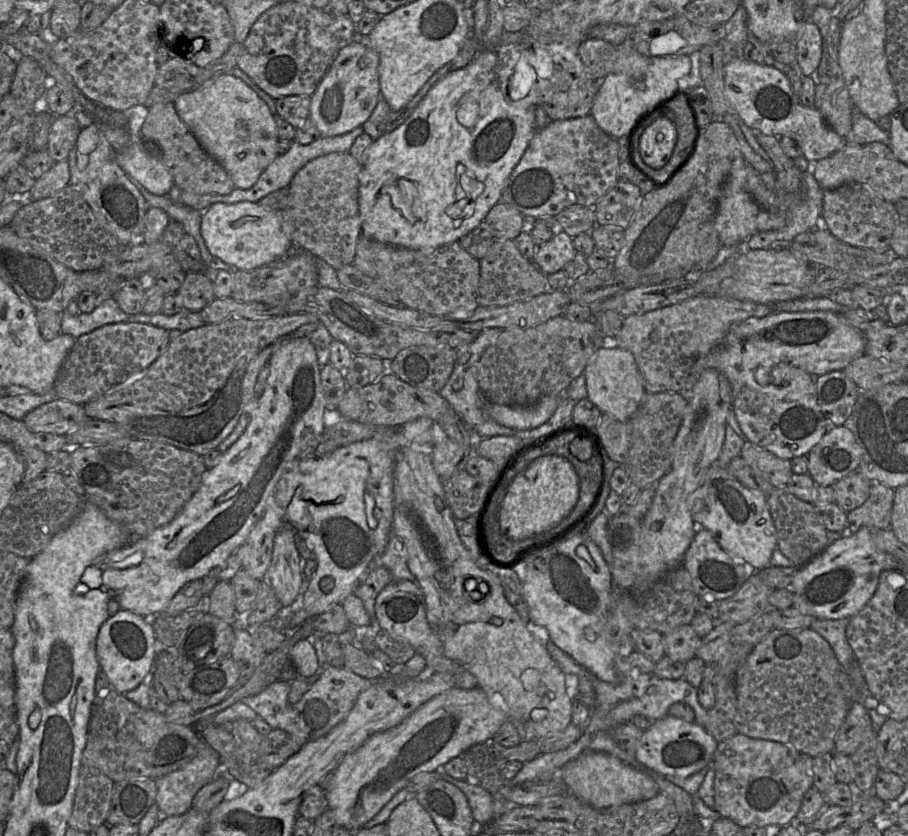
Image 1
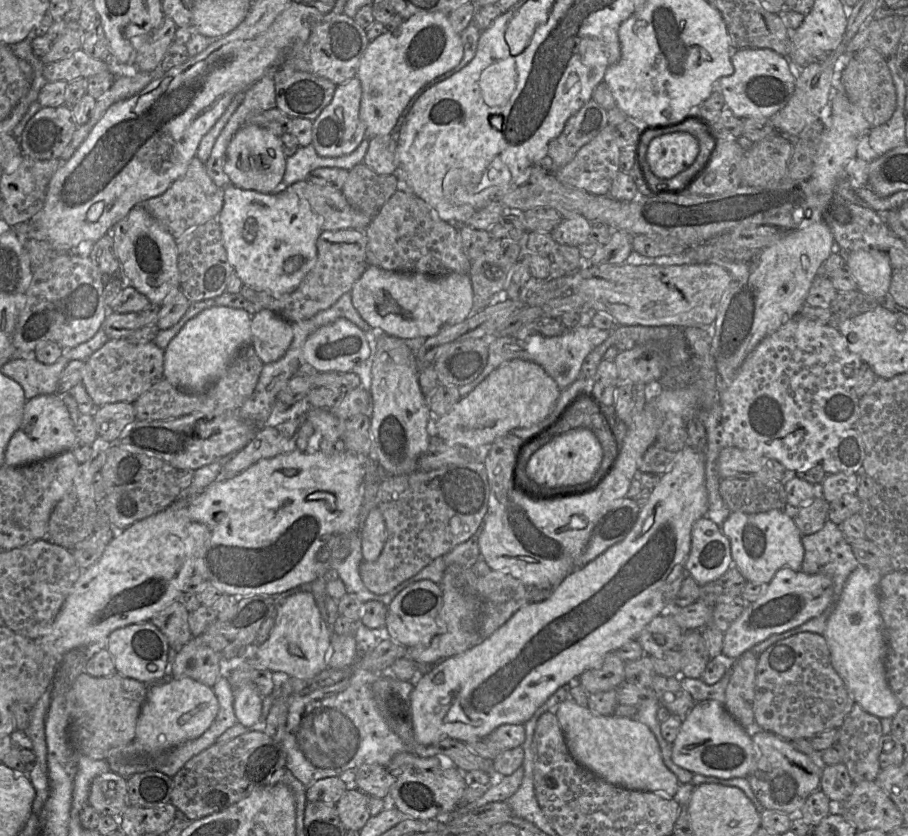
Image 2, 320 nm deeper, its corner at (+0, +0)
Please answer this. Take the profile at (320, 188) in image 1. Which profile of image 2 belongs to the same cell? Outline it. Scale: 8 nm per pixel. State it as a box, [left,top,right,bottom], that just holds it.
[341,163,397,216]

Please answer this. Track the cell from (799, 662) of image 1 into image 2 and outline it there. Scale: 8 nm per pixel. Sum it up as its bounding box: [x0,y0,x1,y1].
[754,632,854,741]

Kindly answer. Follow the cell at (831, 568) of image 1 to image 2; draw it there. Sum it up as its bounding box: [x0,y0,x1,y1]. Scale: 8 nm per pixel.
[722,568,833,660]

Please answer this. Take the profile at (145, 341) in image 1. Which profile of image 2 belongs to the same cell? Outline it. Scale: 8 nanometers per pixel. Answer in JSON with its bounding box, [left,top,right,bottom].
[81,339,164,407]

